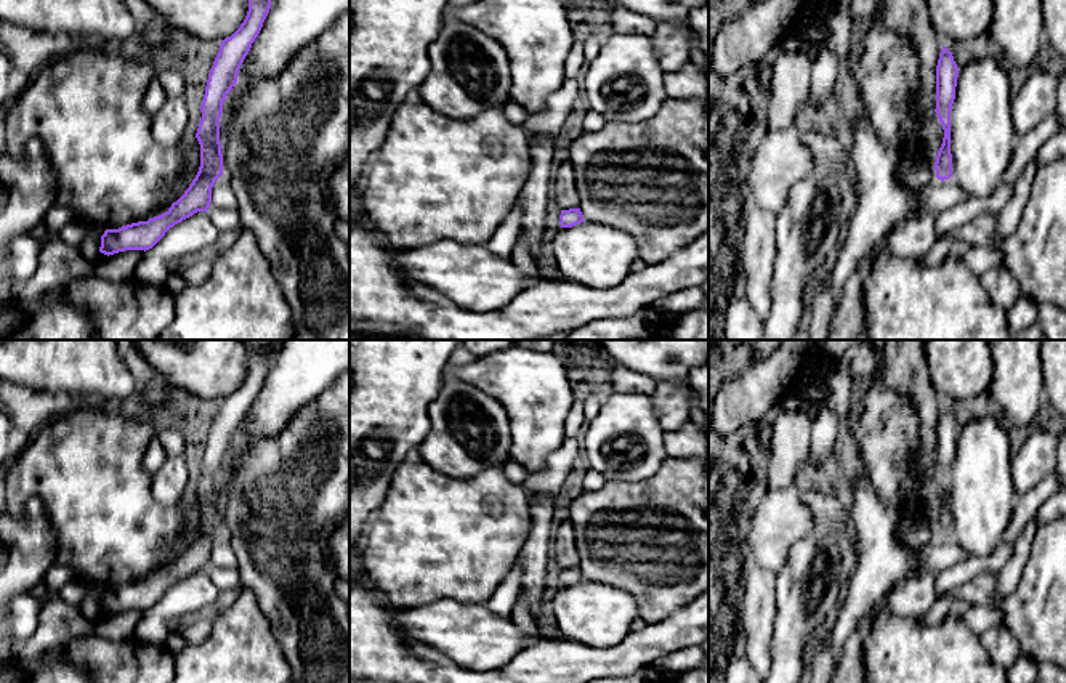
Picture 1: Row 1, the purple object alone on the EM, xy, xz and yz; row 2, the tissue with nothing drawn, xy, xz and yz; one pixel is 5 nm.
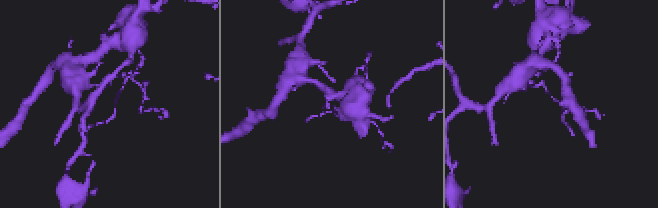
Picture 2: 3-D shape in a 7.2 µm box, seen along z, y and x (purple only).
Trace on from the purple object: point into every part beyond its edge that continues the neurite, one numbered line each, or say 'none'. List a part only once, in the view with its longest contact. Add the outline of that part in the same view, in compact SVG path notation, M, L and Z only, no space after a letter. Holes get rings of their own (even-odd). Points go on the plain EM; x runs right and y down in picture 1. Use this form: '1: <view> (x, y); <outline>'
none

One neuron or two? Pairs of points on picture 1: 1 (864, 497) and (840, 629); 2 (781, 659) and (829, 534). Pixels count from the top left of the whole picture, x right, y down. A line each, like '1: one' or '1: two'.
1: one
2: one

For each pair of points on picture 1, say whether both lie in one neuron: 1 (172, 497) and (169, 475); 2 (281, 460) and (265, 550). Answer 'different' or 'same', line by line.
1: same
2: same

